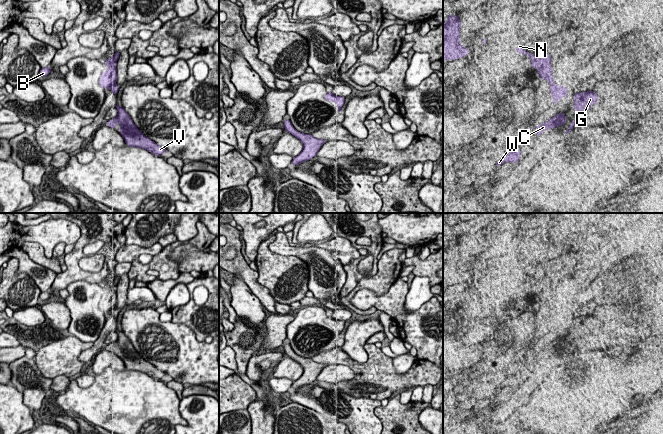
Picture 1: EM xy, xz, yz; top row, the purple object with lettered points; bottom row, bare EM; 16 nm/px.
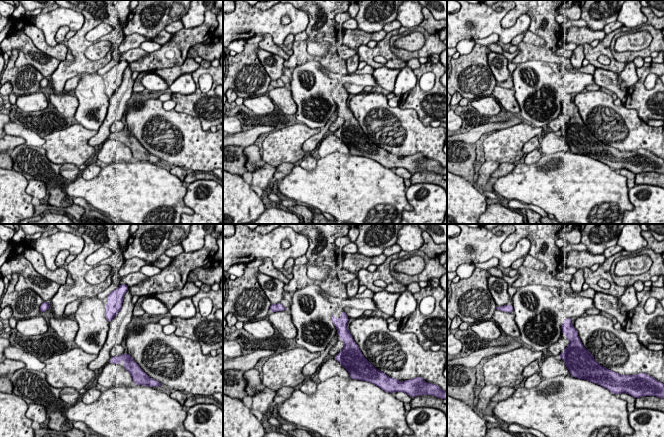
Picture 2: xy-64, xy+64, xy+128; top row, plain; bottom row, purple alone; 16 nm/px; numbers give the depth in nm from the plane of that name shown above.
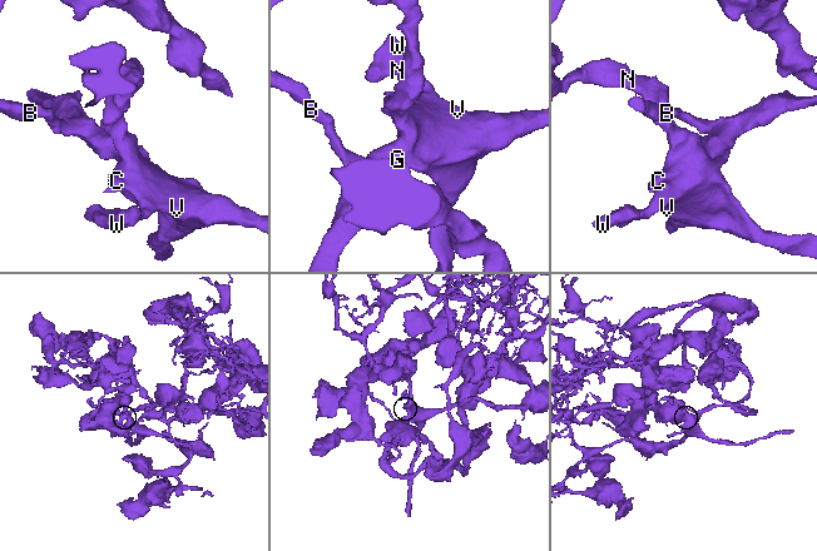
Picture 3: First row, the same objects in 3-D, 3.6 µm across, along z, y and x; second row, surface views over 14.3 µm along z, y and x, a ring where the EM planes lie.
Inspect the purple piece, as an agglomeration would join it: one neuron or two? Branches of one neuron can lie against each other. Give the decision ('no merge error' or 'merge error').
no merge error

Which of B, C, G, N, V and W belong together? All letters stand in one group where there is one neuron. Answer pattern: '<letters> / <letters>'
B C G N V W

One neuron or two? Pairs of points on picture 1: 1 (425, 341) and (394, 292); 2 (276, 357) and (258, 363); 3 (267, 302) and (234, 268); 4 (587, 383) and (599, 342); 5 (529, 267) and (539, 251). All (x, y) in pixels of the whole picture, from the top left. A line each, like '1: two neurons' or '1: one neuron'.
1: one neuron
2: one neuron
3: one neuron
4: two neurons
5: two neurons

